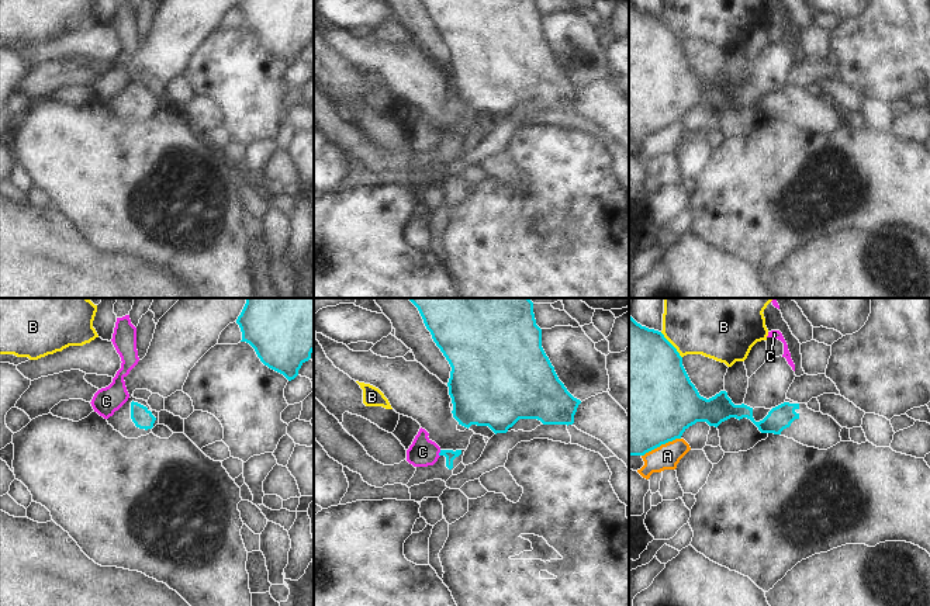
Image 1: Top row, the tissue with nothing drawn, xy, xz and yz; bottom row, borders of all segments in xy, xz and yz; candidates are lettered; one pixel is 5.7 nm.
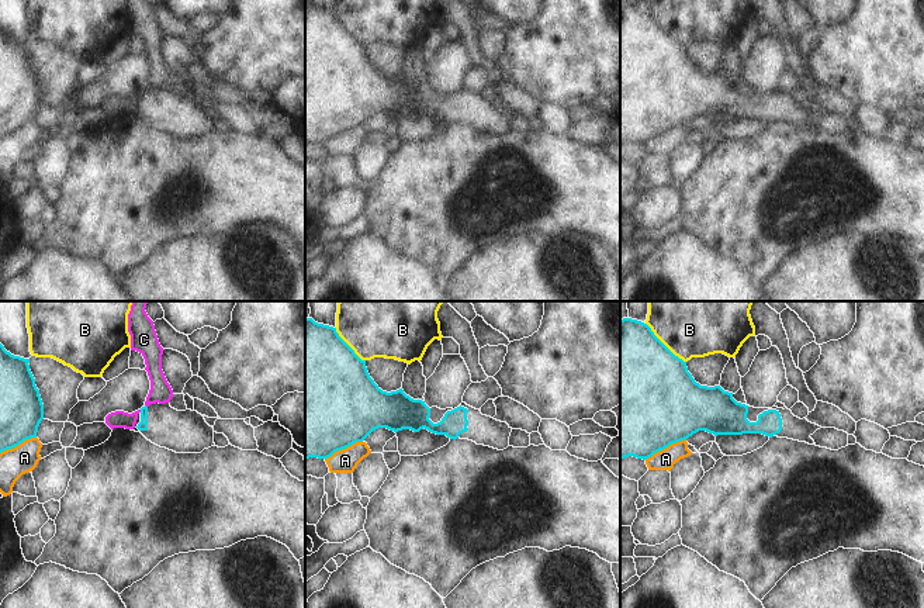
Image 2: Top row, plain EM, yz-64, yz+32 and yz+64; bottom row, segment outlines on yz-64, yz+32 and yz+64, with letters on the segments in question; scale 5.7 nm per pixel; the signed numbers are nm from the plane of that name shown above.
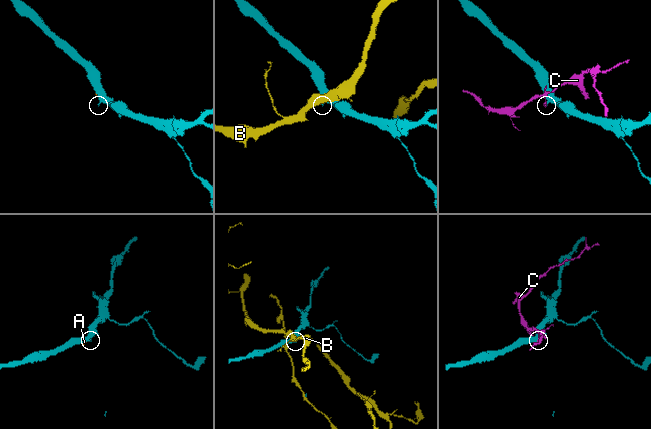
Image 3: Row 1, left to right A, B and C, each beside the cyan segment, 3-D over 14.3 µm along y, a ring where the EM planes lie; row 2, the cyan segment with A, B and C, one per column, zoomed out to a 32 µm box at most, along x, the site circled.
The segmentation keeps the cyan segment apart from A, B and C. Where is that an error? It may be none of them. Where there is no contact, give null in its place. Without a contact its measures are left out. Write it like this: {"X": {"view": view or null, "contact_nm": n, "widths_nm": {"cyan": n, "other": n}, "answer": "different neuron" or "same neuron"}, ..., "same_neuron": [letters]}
{"A": {"view": "yz", "contact_nm": 240, "widths_nm": {"cyan": 500, "other": 150}, "answer": "different neuron"}, "B": {"view": "yz", "contact_nm": 200, "widths_nm": {"cyan": 500, "other": 440}, "answer": "different neuron"}, "C": {"view": "xz", "contact_nm": 40, "widths_nm": {"cyan": 60, "other": 160}, "answer": "different neuron"}, "same_neuron": []}

